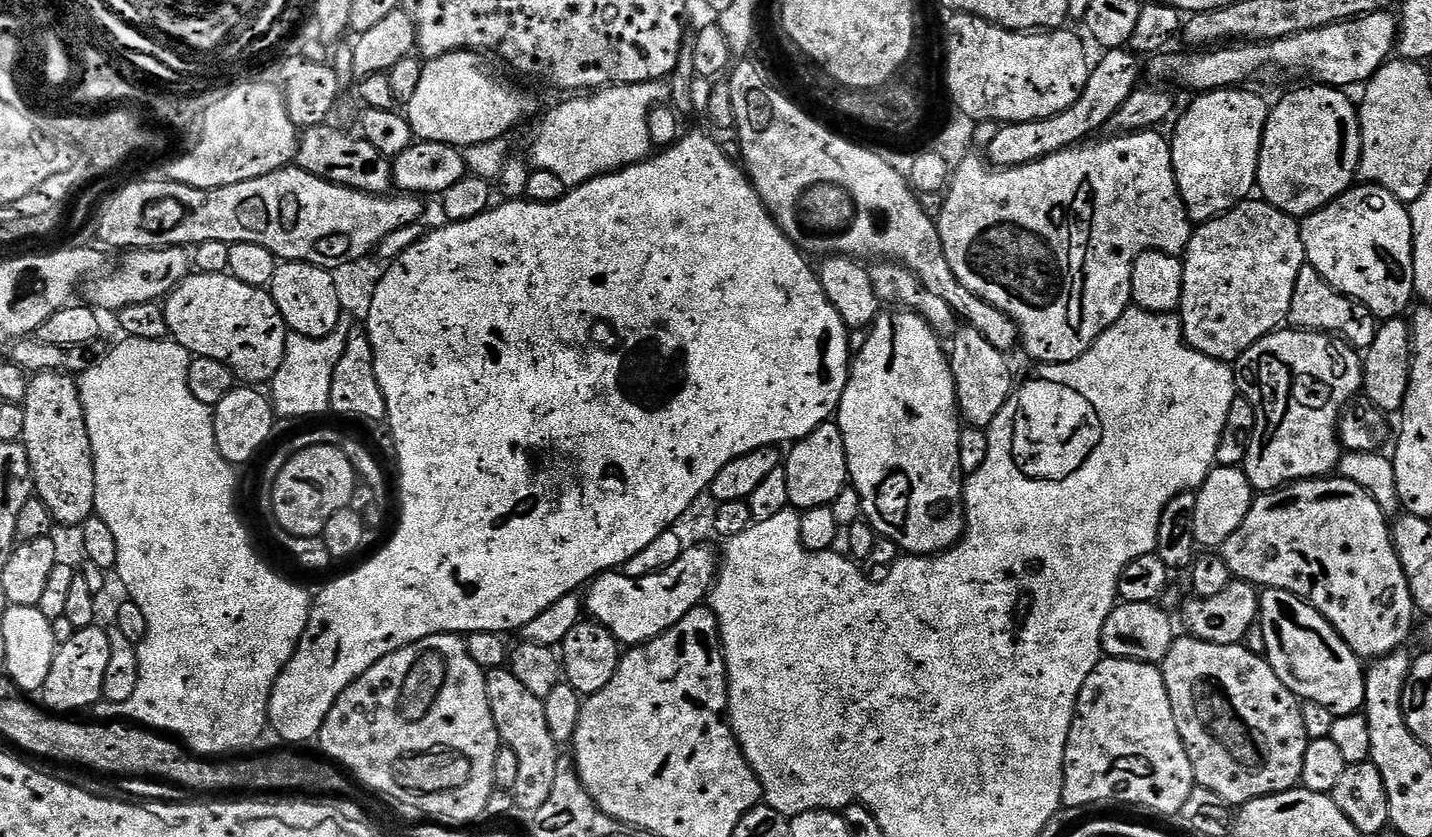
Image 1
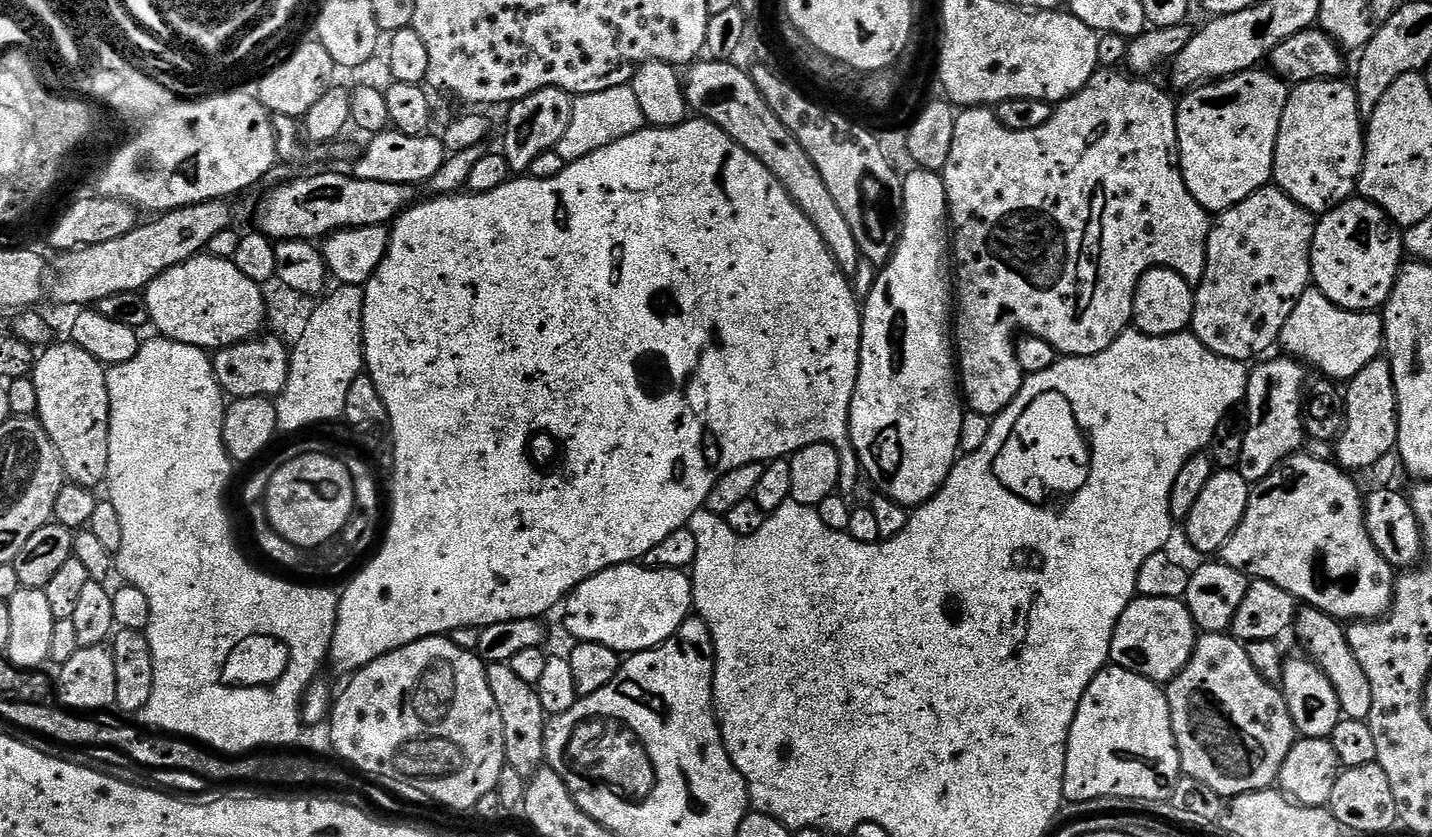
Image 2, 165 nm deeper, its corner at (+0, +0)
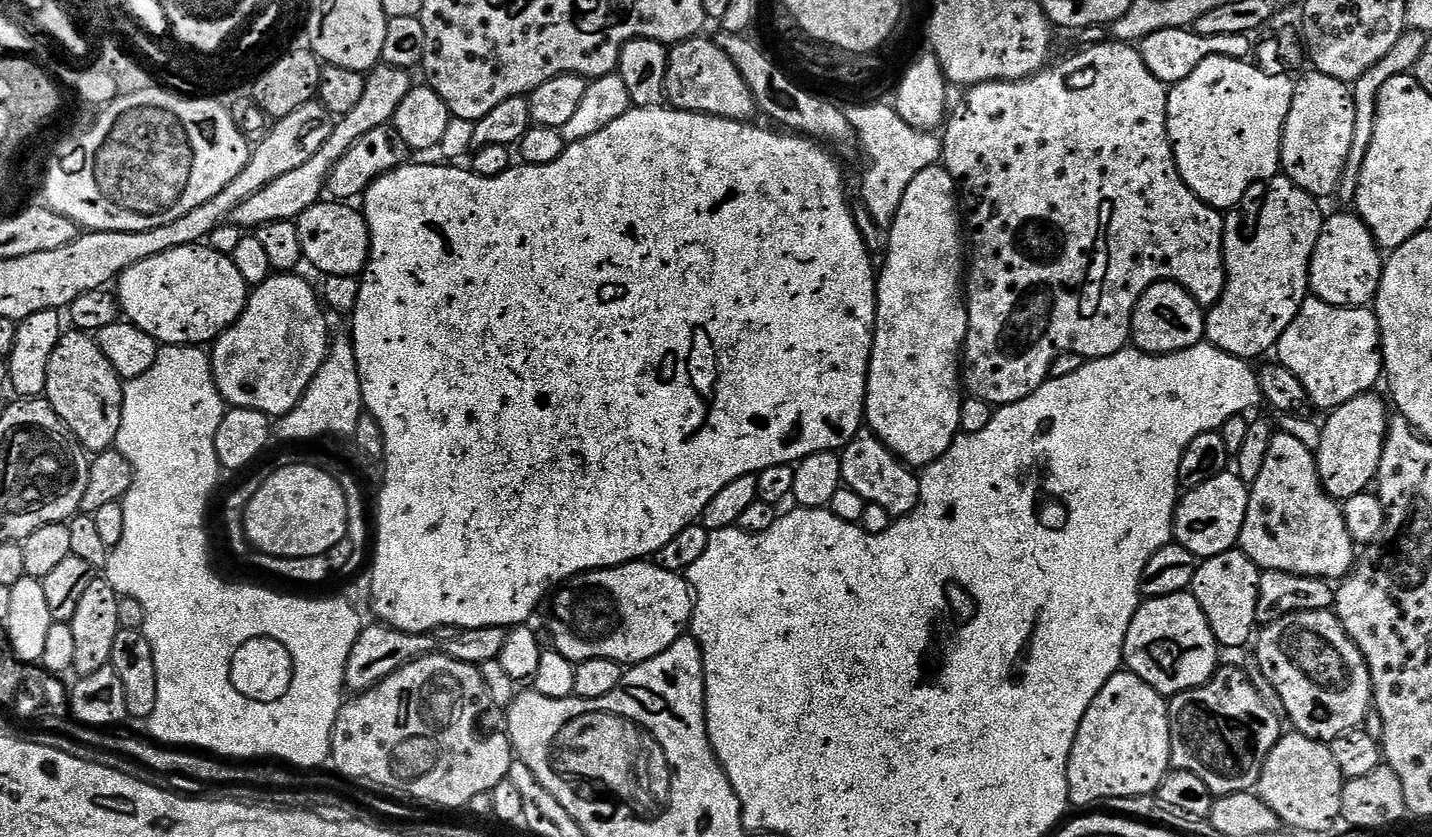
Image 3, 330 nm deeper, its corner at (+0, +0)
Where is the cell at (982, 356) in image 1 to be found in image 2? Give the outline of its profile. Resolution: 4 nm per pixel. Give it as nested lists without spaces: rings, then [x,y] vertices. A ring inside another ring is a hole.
[[[1104,71],[1095,72],[1090,82],[1082,90],[1078,90],[1078,94],[1060,101],[1051,109],[1052,117],[1045,124],[1037,123],[1030,130],[1008,129],[988,106],[966,108],[957,115],[954,142],[950,142],[950,158],[946,158],[942,173],[948,199],[950,248],[954,253],[954,264],[956,260],[952,333],[963,399],[971,411],[982,413],[983,416],[992,418],[1008,408],[1009,402],[1017,396],[1023,384],[1024,373],[1016,361],[1014,347],[1014,337],[1020,331],[1042,338],[1061,355],[1090,357],[1106,350],[1129,327],[1136,284],[1144,272],[1149,272],[1151,268],[1169,268],[1193,286],[1199,284],[1204,273],[1210,216],[1192,197],[1184,175],[1180,173],[1177,101],[1171,100],[1158,85],[1151,84],[1151,79],[1133,78],[1123,71]]]

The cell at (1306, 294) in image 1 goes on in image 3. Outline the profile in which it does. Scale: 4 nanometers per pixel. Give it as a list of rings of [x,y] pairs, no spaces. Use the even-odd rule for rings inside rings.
[[[1315,298],[1305,299],[1304,305],[1298,310],[1298,314],[1294,318],[1294,322],[1290,322],[1290,326],[1286,326],[1286,330],[1282,334],[1282,338],[1277,342],[1274,349],[1279,363],[1286,366],[1286,370],[1290,370],[1298,378],[1298,382],[1302,382],[1302,386],[1308,392],[1308,399],[1313,405],[1324,408],[1323,410],[1331,410],[1342,406],[1346,402],[1350,402],[1350,398],[1358,398],[1363,392],[1373,391],[1377,386],[1376,383],[1381,383],[1382,373],[1384,371],[1384,356],[1380,353],[1380,327],[1378,326],[1378,318],[1375,311],[1371,307],[1365,306],[1362,308],[1339,308],[1333,304],[1327,304],[1325,300],[1317,300]]]

